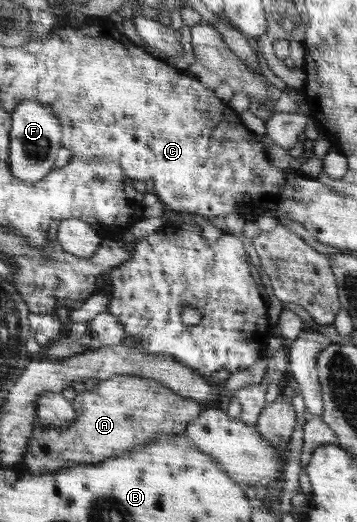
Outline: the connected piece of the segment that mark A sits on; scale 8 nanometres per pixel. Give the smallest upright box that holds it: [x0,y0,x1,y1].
[23,375,202,476]

